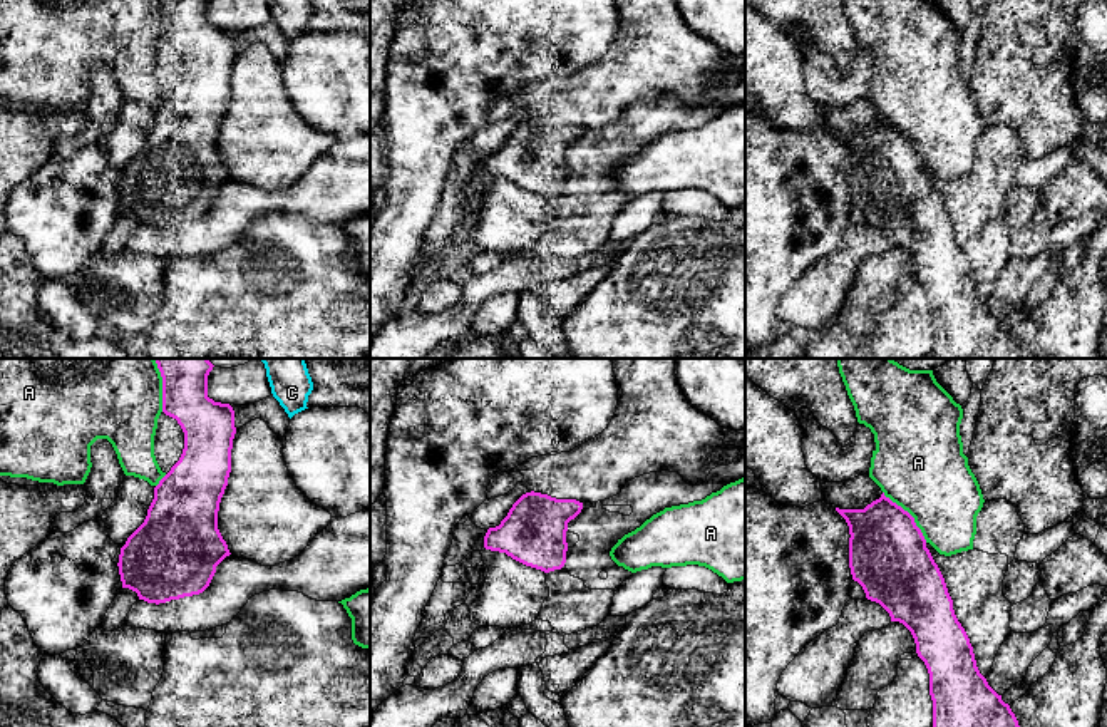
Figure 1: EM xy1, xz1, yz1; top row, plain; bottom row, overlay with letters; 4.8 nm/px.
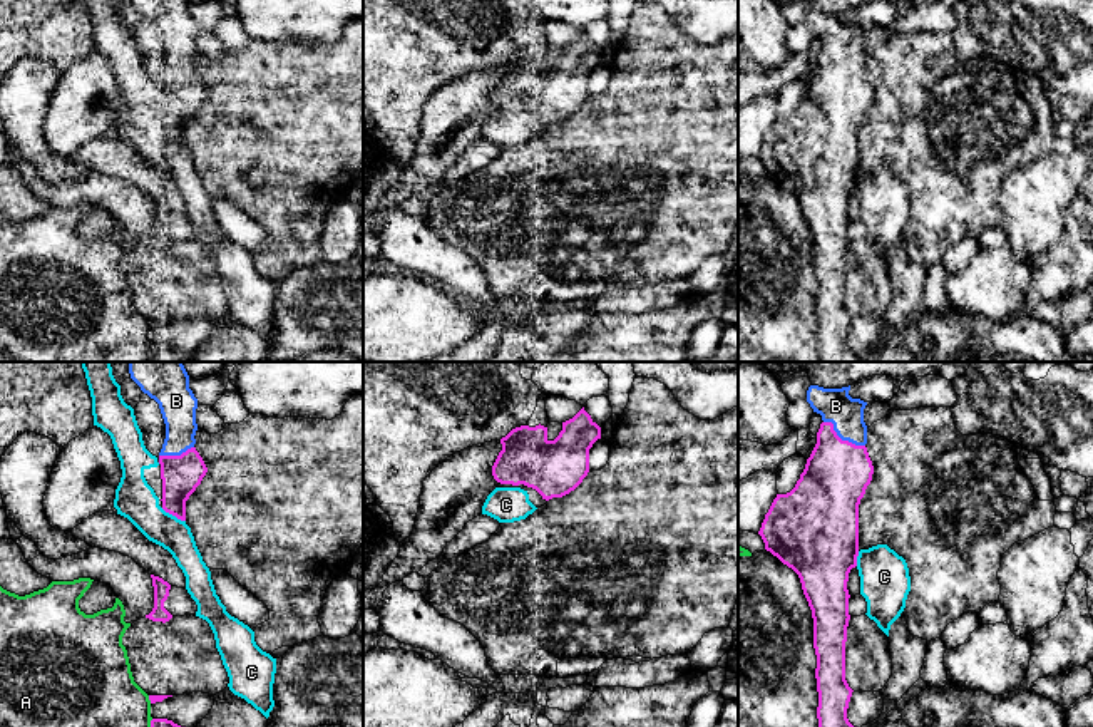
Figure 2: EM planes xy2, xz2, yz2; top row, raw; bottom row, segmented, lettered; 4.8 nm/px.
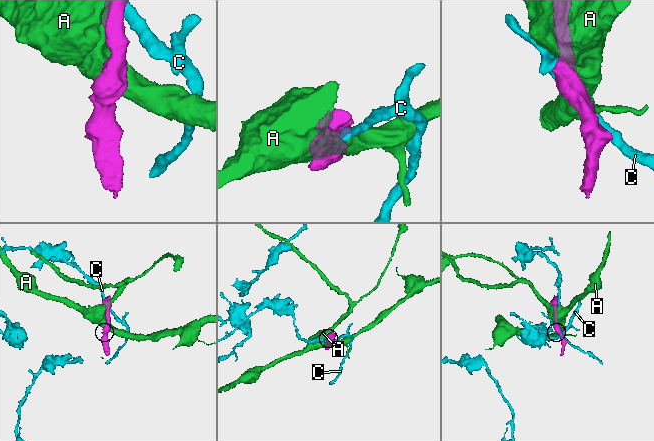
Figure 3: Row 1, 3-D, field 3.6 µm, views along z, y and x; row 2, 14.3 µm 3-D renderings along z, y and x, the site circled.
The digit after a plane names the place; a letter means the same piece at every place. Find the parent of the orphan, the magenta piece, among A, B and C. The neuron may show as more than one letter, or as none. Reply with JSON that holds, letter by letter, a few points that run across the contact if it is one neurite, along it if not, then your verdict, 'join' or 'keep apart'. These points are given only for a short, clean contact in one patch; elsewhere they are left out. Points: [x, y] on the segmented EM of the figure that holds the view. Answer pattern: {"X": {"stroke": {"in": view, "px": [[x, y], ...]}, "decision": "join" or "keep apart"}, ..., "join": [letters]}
{"A": {"decision": "keep apart"}, "B": {"decision": "join"}, "C": {"decision": "keep apart"}, "join": ["B"]}

